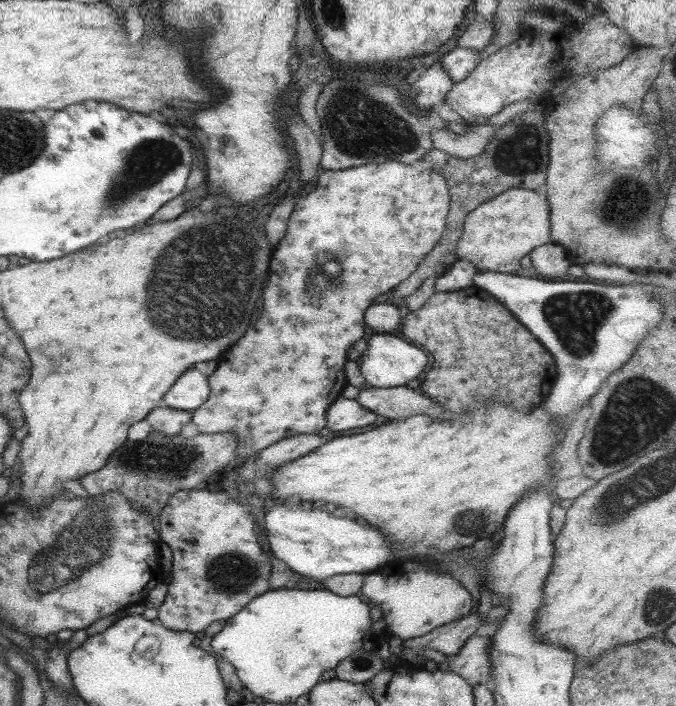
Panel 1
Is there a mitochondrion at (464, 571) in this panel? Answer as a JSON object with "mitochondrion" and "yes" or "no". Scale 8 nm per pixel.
{"mitochondrion":"no"}

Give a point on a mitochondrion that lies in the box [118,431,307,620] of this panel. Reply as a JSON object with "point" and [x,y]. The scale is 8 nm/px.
{"point":[228,573]}

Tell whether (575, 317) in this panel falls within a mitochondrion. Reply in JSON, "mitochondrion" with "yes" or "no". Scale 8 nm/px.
{"mitochondrion":"yes"}

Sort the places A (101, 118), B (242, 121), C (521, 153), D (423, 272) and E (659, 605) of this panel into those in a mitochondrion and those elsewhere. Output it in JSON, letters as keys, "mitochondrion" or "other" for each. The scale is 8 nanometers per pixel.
{"A":"other","B":"other","C":"mitochondrion","D":"other","E":"mitochondrion"}

